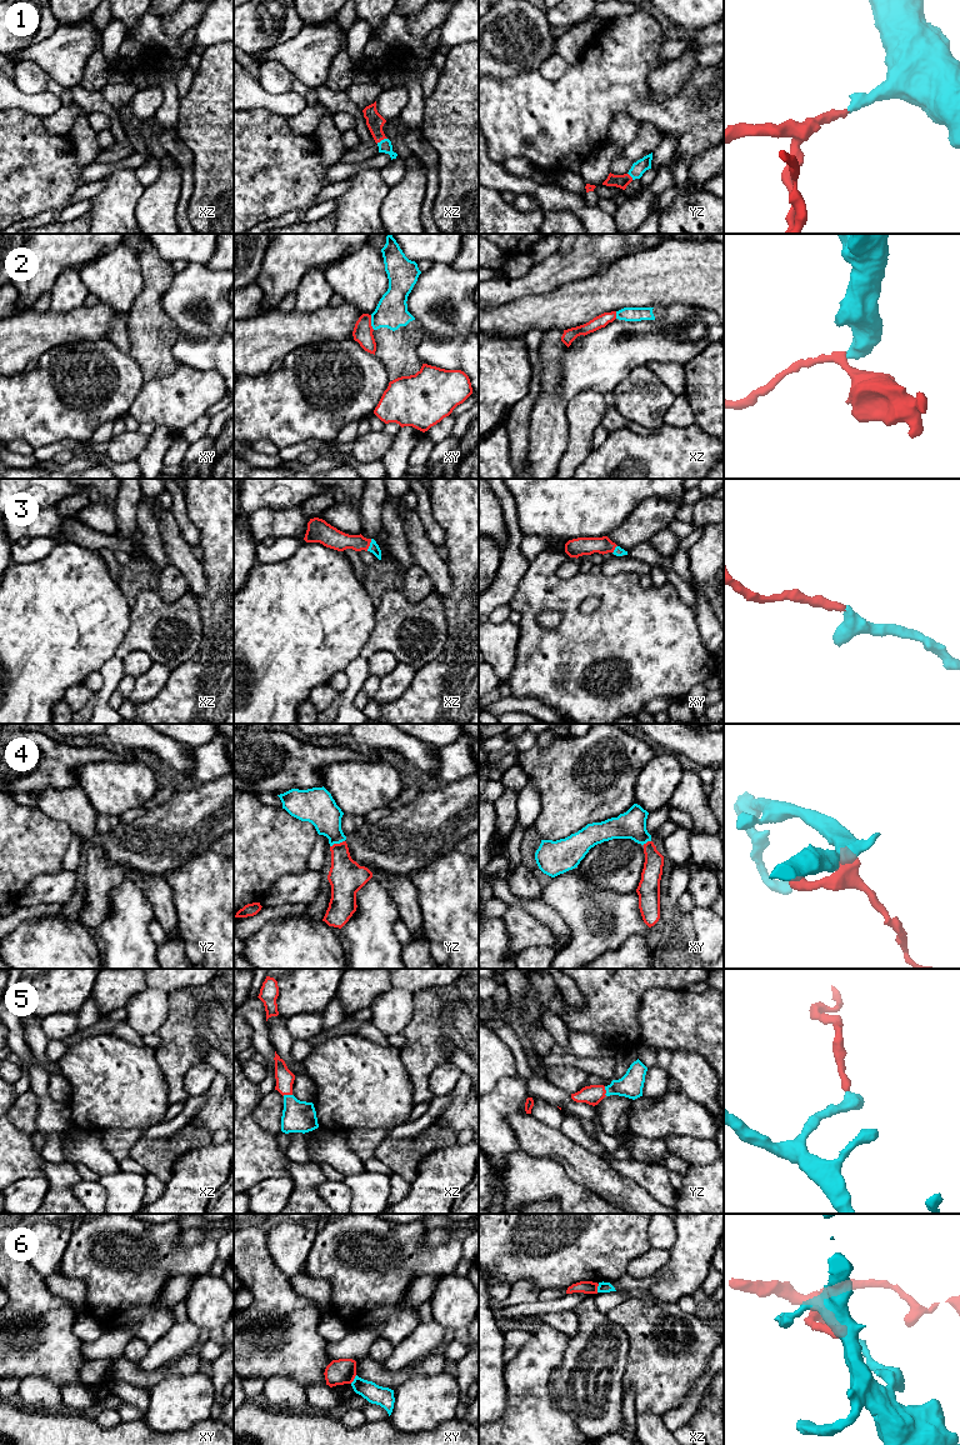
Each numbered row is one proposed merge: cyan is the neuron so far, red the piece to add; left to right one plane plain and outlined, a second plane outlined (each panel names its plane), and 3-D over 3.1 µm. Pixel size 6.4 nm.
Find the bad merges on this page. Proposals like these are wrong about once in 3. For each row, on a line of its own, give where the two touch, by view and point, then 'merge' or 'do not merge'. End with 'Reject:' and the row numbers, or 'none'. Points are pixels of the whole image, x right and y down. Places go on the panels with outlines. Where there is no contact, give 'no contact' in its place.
1: xz (381, 140) | merge
2: xy (371, 323) | do not merge
3: xz (370, 545) | merge
4: yz (336, 843) | merge
5: yz (606, 1091) | merge
6: xy (354, 1379) | do not merge
Reject: 2, 6

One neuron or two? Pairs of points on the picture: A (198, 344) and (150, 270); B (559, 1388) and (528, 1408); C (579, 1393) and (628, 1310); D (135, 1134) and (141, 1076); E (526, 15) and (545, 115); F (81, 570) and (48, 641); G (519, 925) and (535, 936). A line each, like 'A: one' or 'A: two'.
A: two
B: two
C: two
D: two
E: two
F: one
G: one

